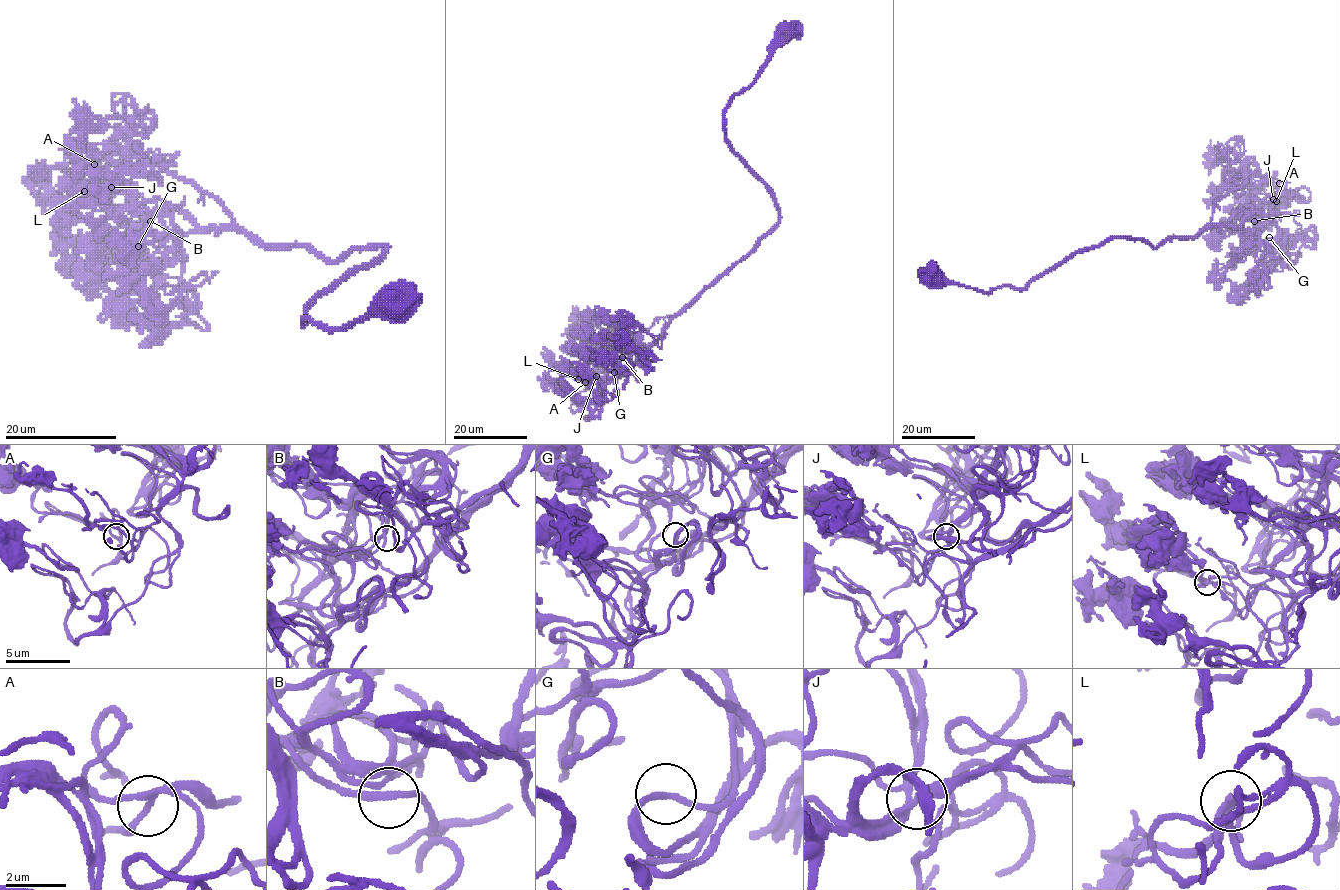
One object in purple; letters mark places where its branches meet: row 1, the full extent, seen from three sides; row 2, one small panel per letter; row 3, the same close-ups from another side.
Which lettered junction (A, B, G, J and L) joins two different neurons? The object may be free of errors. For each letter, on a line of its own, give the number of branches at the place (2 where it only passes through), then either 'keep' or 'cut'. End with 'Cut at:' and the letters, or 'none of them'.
A: branches 3; keep
B: branches 2; keep
G: branches 2; keep
J: branches 3; keep
L: branches 3; keep
Cut at: none of them

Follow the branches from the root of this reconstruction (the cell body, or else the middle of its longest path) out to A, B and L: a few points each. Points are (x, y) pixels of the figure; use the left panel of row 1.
A: (395, 300), (338, 328), (305, 323), (386, 246), (327, 261), (175, 208), (111, 210), (94, 164)
B: (395, 300), (338, 328), (305, 323), (386, 246), (327, 261), (175, 208), (144, 206), (150, 221)
L: (395, 300), (338, 328), (305, 323), (386, 246), (327, 261), (85, 190)

